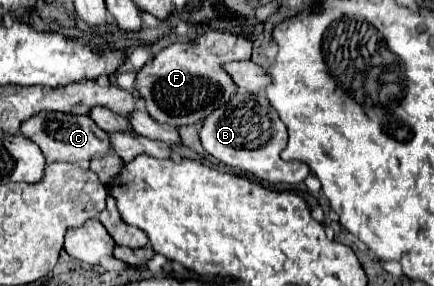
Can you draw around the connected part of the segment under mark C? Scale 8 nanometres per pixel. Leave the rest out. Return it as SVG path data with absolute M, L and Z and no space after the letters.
M37 112L21 124L21 134L33 140L47 162L79 162L99 158L109 152L109 136L89 116L75 116L63 112Z

